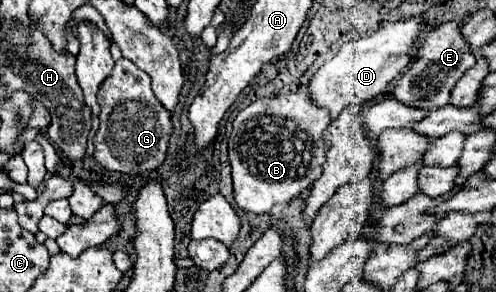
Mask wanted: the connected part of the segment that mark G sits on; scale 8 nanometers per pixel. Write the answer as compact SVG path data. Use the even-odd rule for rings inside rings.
M120 59L112 75L100 87L100 129L94 139L94 159L108 171L126 175L142 175L164 165L168 141L172 135L170 113L156 99L150 87L148 73L138 69L132 61Z

